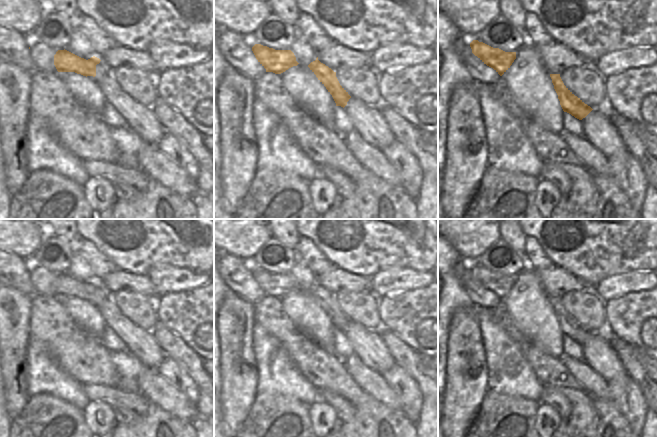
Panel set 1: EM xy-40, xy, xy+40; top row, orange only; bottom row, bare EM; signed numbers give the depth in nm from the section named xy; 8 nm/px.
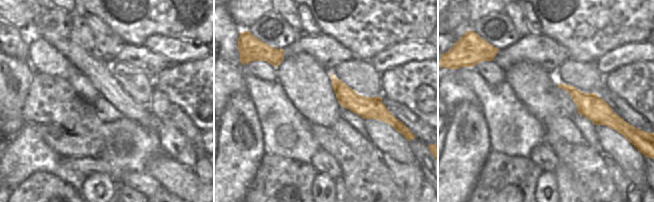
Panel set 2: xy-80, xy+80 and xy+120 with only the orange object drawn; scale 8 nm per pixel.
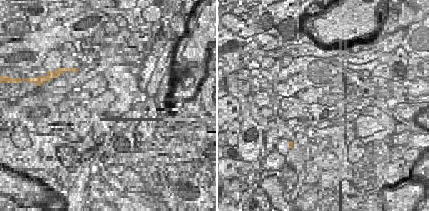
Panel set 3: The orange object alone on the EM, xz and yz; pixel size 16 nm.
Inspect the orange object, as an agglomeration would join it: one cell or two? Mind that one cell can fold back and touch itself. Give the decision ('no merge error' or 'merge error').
no merge error

